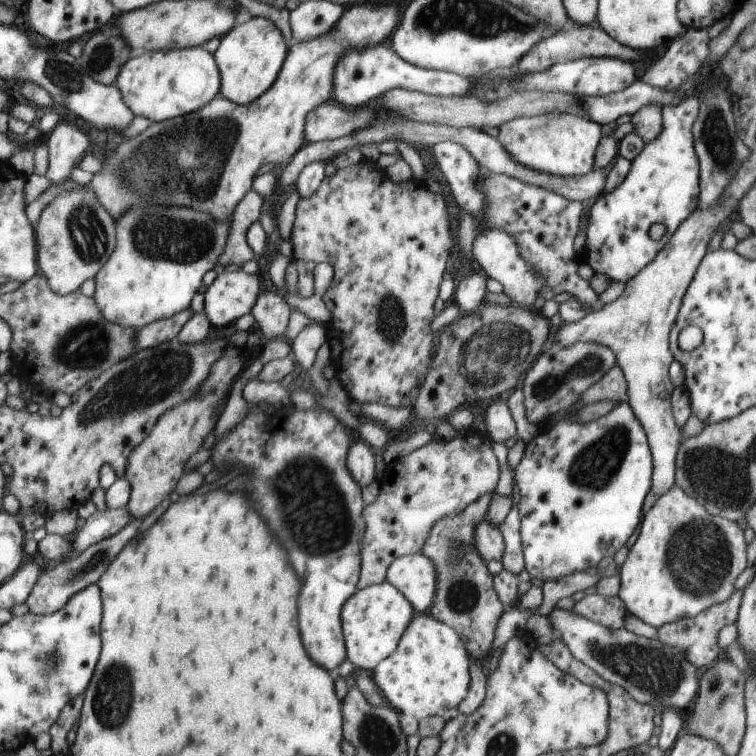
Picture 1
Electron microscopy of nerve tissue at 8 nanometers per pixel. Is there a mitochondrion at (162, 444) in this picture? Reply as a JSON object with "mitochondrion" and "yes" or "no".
{"mitochondrion":"no"}

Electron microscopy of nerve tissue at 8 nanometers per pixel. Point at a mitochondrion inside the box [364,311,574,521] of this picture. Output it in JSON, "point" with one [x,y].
{"point":[496,355]}

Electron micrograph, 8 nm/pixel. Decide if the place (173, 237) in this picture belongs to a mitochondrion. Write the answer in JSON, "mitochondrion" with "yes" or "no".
{"mitochondrion":"yes"}

